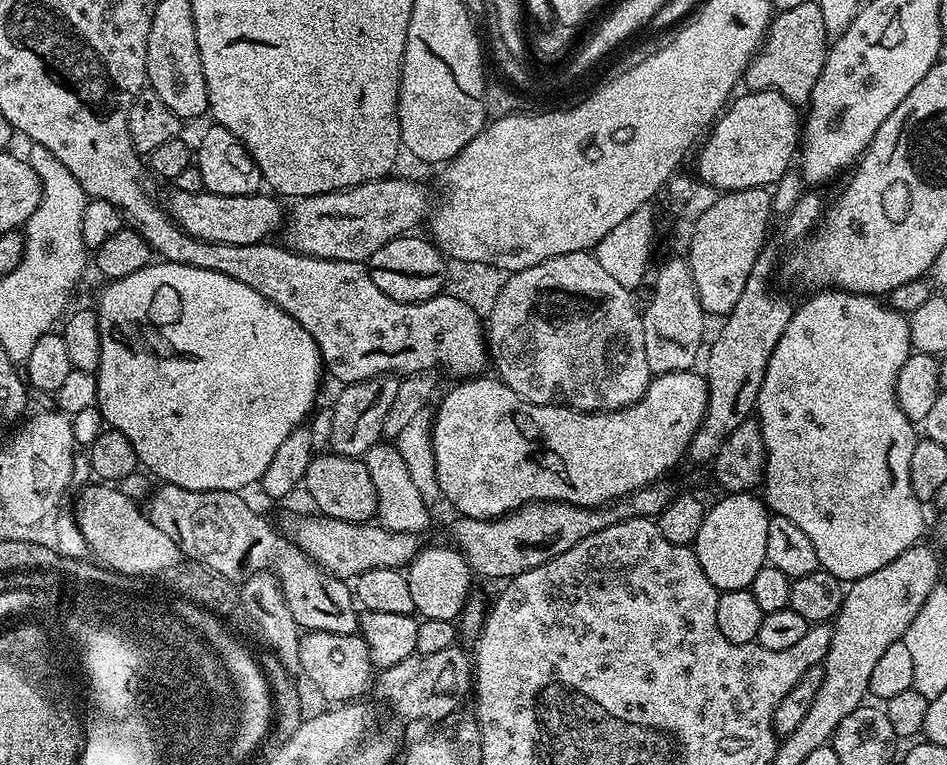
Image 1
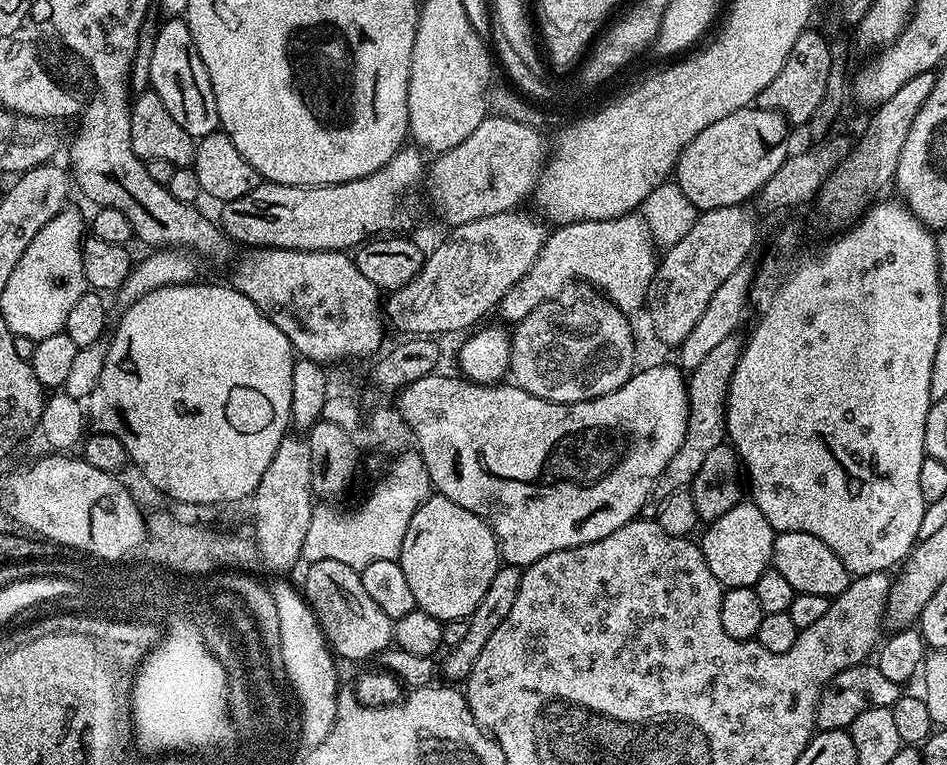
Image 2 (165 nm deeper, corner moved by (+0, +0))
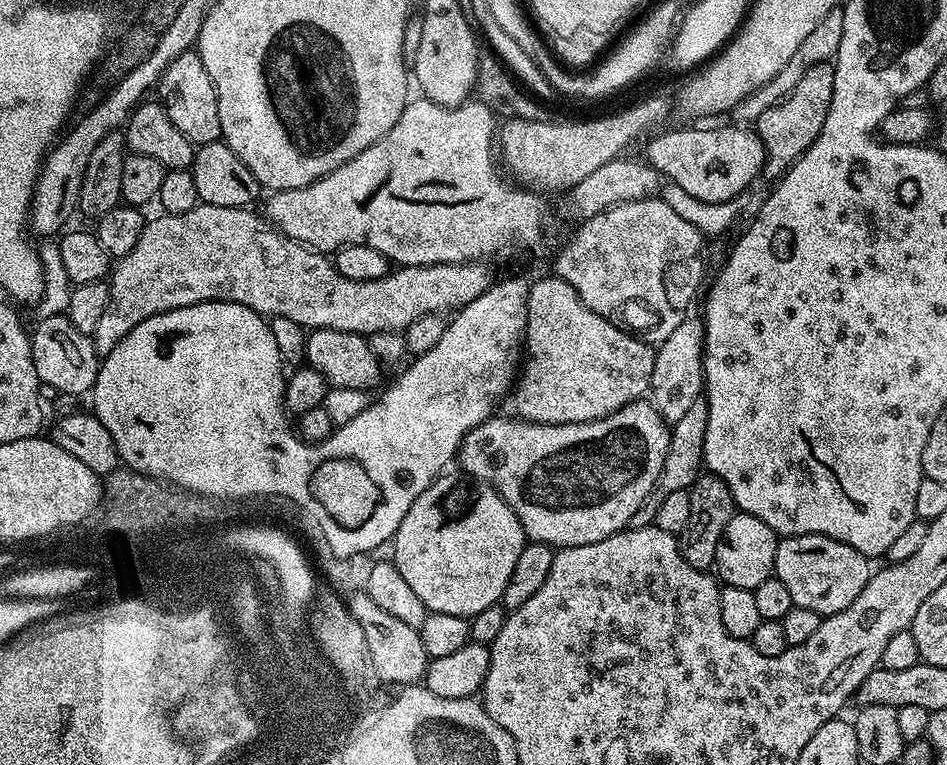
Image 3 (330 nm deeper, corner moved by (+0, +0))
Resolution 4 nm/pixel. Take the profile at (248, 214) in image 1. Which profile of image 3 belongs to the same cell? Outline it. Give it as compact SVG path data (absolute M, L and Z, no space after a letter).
M427 98L419 99L413 99L405 104L398 122L394 122L394 126L390 126L388 133L366 150L362 150L362 154L358 154L350 162L338 166L322 179L315 180L313 184L281 192L273 191L269 195L272 197L269 198L268 205L262 208L268 223L283 232L289 240L296 240L299 244L307 244L309 248L315 248L317 252L332 254L336 249L345 248L351 244L370 246L370 250L378 250L393 265L406 268L434 266L435 264L493 262L492 260L508 260L516 251L538 251L548 236L548 204L544 201L547 199L539 191L517 186L511 179L506 178L505 173L498 167L498 156L494 151L494 141L498 136L498 120L494 113L476 98L469 99L453 108L444 108L441 104L436 104Z

